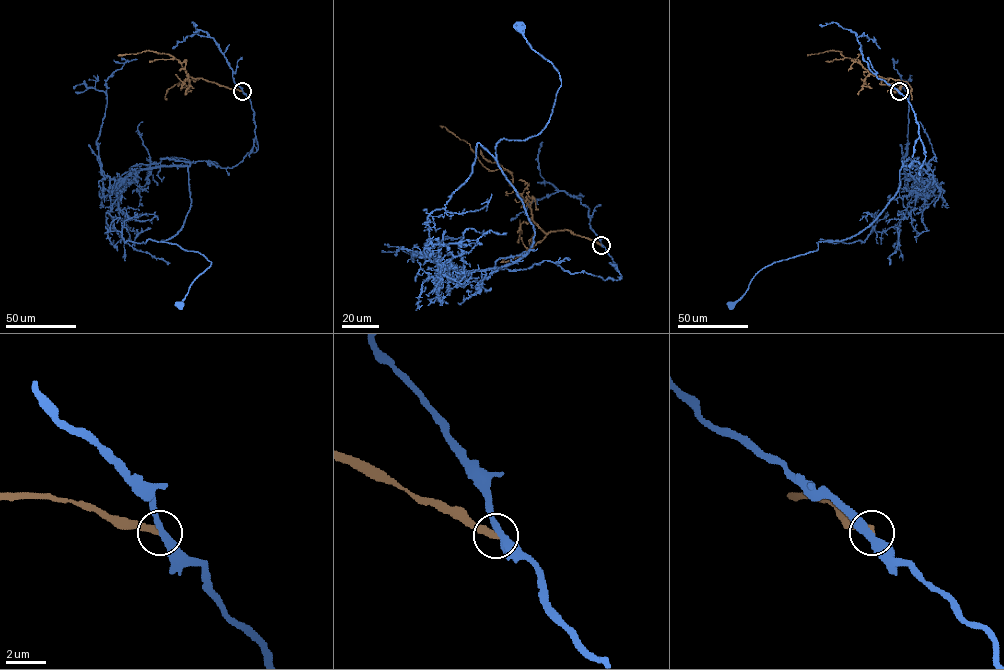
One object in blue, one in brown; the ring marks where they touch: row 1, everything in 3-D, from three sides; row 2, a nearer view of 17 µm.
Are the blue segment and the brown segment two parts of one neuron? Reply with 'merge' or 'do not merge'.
do not merge

